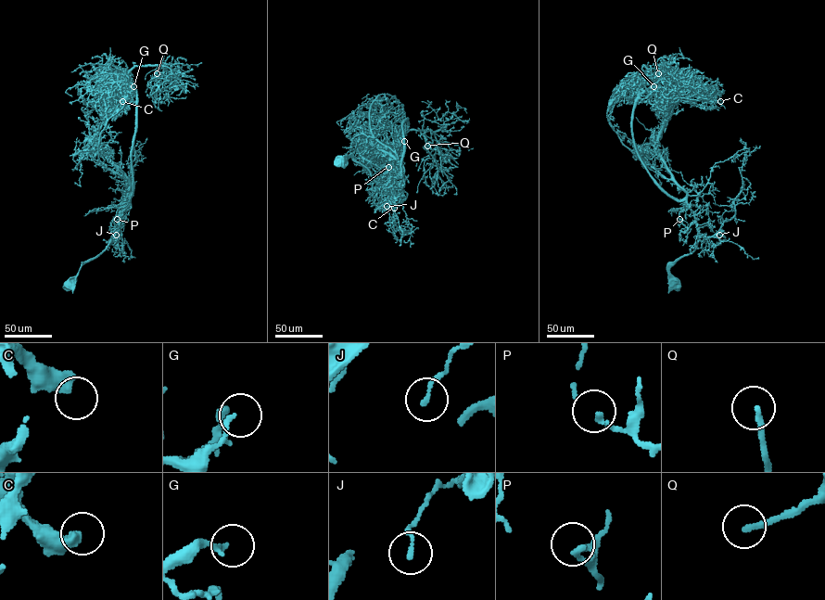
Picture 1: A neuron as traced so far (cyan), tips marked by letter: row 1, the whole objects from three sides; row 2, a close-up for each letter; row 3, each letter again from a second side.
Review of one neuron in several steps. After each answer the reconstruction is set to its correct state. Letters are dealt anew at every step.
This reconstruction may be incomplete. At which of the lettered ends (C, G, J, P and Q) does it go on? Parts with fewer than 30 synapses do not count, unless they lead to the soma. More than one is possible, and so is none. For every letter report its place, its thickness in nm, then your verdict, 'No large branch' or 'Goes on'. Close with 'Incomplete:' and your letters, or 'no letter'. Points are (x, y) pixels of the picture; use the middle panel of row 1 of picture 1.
C: Place: (394, 208). Thickness 500 nm. No large branch
G: Place: (404, 141). Thickness 110 nm. No large branch
J: Place: (387, 206). Thickness 170 nm. No large branch
P: Place: (388, 167). Thickness 190 nm. No large branch
Q: Place: (427, 146). Thickness 180 nm. Goes on
Incomplete: Q

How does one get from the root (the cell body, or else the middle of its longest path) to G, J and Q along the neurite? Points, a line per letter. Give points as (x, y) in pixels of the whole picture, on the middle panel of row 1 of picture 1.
G: (340, 159), (350, 157), (375, 181), (387, 184), (401, 172), (401, 166), (369, 146), (389, 152), (404, 141)
J: (340, 159), (350, 157), (368, 171), (375, 181), (383, 185), (387, 196), (387, 206)
Q: (340, 159), (386, 185), (401, 166), (369, 145), (389, 152), (409, 131), (431, 130), (427, 146)

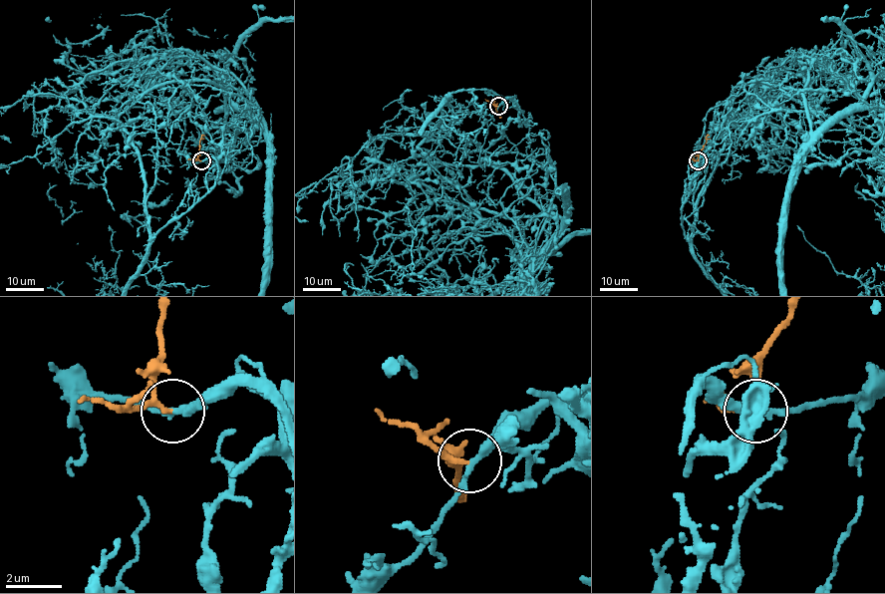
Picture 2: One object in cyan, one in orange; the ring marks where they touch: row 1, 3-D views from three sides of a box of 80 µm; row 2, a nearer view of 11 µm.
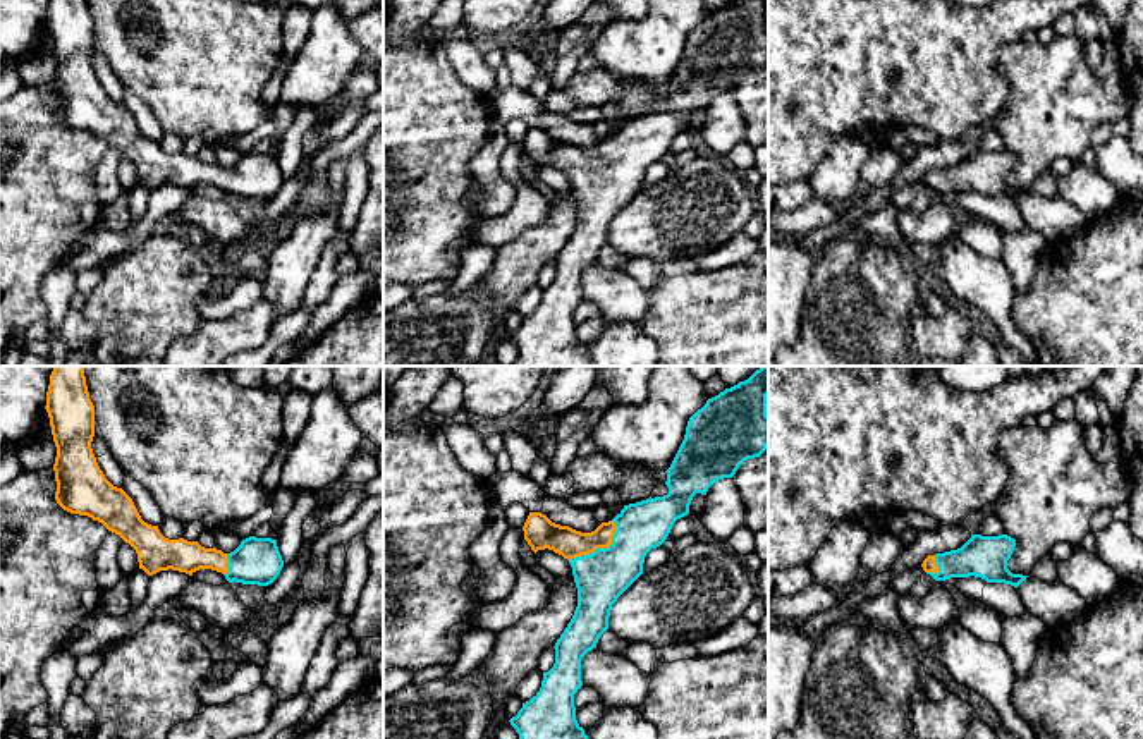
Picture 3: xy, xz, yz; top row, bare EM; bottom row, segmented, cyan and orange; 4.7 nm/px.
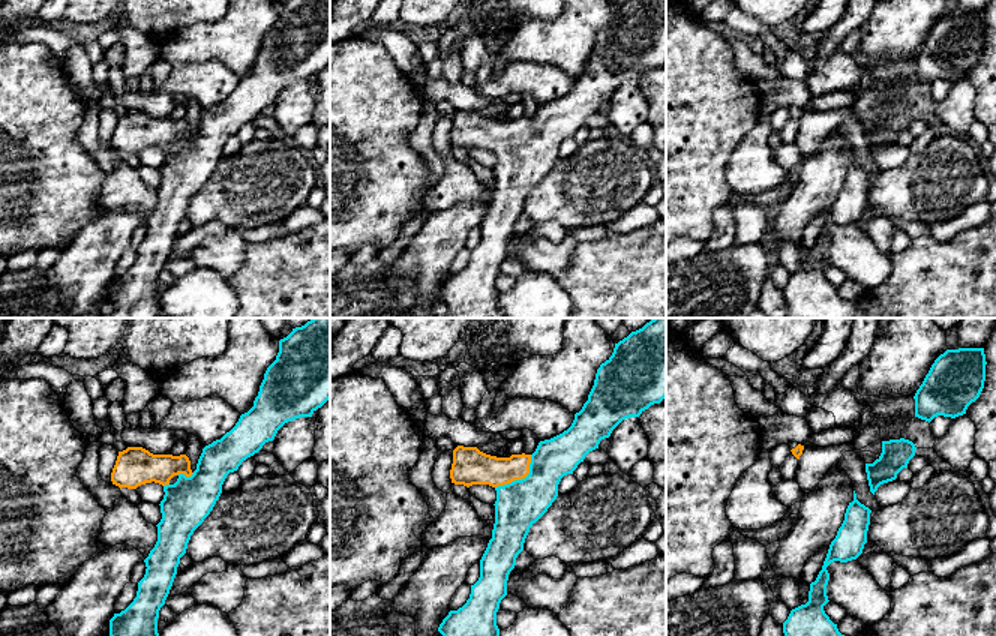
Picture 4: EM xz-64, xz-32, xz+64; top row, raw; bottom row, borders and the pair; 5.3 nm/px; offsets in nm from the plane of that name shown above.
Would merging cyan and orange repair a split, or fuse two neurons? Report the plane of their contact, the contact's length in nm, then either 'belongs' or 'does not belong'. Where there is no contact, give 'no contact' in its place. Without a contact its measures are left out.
xz | 300 nm | belongs

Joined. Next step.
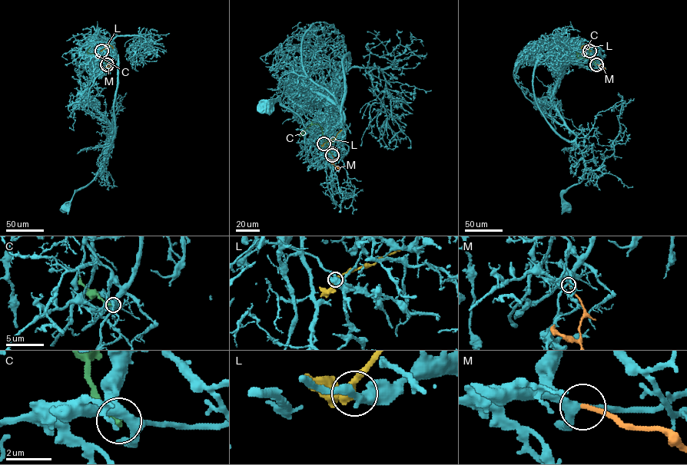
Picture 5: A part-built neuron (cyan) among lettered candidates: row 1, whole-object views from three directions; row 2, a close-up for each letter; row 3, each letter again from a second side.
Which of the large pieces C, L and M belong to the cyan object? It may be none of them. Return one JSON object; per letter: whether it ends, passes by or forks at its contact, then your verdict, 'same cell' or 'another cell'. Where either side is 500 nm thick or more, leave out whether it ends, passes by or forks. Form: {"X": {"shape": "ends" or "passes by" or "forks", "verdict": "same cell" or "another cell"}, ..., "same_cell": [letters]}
{"C": {"shape": "ends", "verdict": "another cell"}, "L": {"shape": "passes by", "verdict": "another cell"}, "M": {"shape": "ends", "verdict": "same cell"}, "same_cell": ["M"]}

